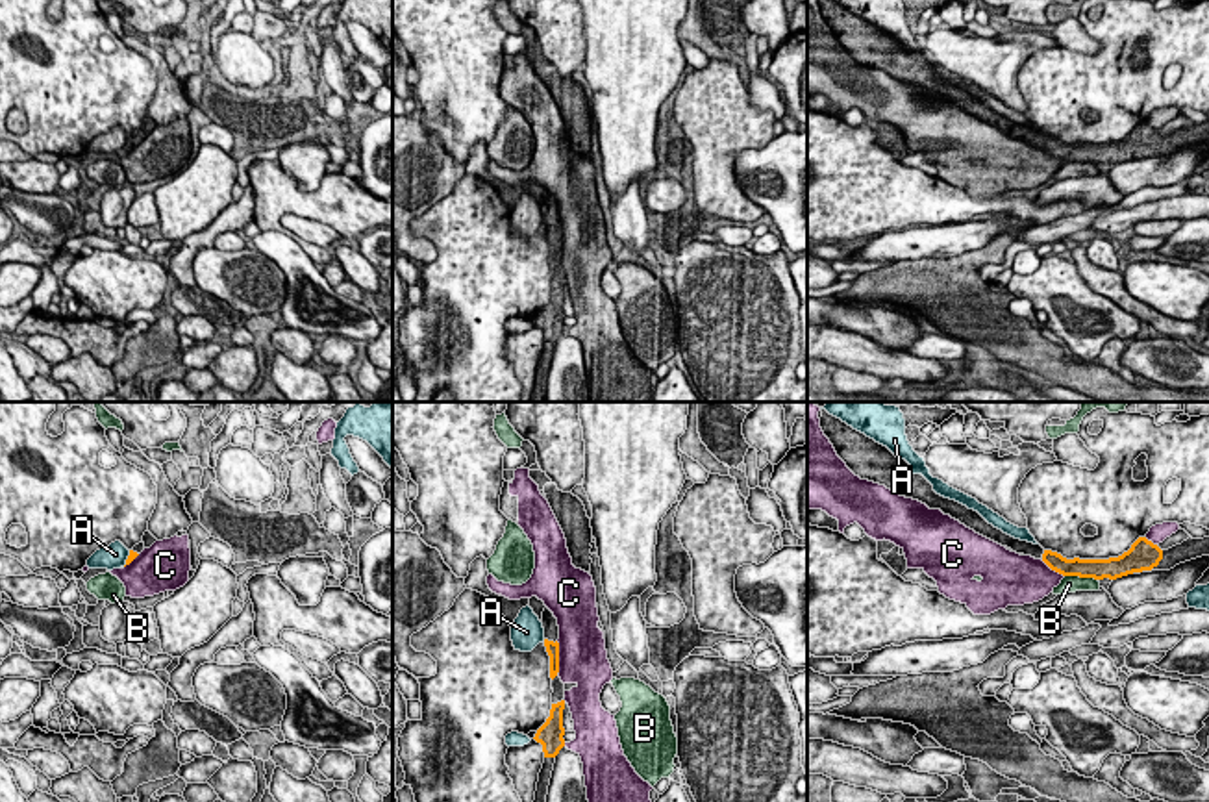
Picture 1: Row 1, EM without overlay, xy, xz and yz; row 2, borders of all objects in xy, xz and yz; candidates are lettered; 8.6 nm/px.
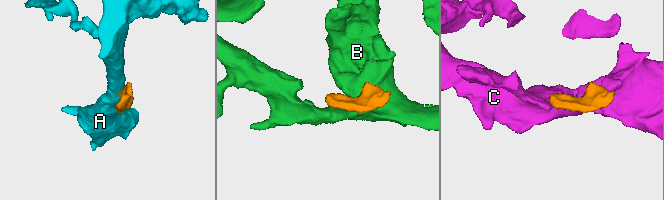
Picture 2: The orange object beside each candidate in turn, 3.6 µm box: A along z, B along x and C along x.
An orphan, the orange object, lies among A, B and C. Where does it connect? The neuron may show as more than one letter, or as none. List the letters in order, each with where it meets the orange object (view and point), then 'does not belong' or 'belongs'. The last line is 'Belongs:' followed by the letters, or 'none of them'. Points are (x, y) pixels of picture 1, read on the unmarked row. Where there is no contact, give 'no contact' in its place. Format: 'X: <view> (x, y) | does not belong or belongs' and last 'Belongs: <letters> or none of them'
A: xy (128, 143) | does not belong
B: yz (1082, 162) | does not belong
C: xz (558, 241) | does not belong
Belongs: none of them

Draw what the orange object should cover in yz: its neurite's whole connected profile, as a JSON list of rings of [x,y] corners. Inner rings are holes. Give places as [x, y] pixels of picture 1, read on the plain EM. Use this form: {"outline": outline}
{"outline": [[[822,0],[820,13],[833,30],[837,41],[861,65],[885,70],[900,81],[926,89],[929,94],[941,94],[944,100],[950,100],[952,104],[959,106],[976,119],[1002,132],[1007,132],[1016,139],[1042,144],[1052,156],[1063,161],[1116,165],[1133,157],[1152,154],[1170,156],[1179,148],[1209,141],[1209,122],[1189,122],[1181,130],[1176,130],[1168,135],[1161,135],[1146,122],[1139,122],[1131,130],[1131,133],[1118,143],[1066,144],[1057,137],[1044,135],[1041,130],[1015,124],[989,109],[978,96],[937,80],[933,76],[933,70],[922,59],[913,59],[907,56],[911,50],[905,44],[896,43],[887,31],[854,15],[841,4],[833,0]]]}

